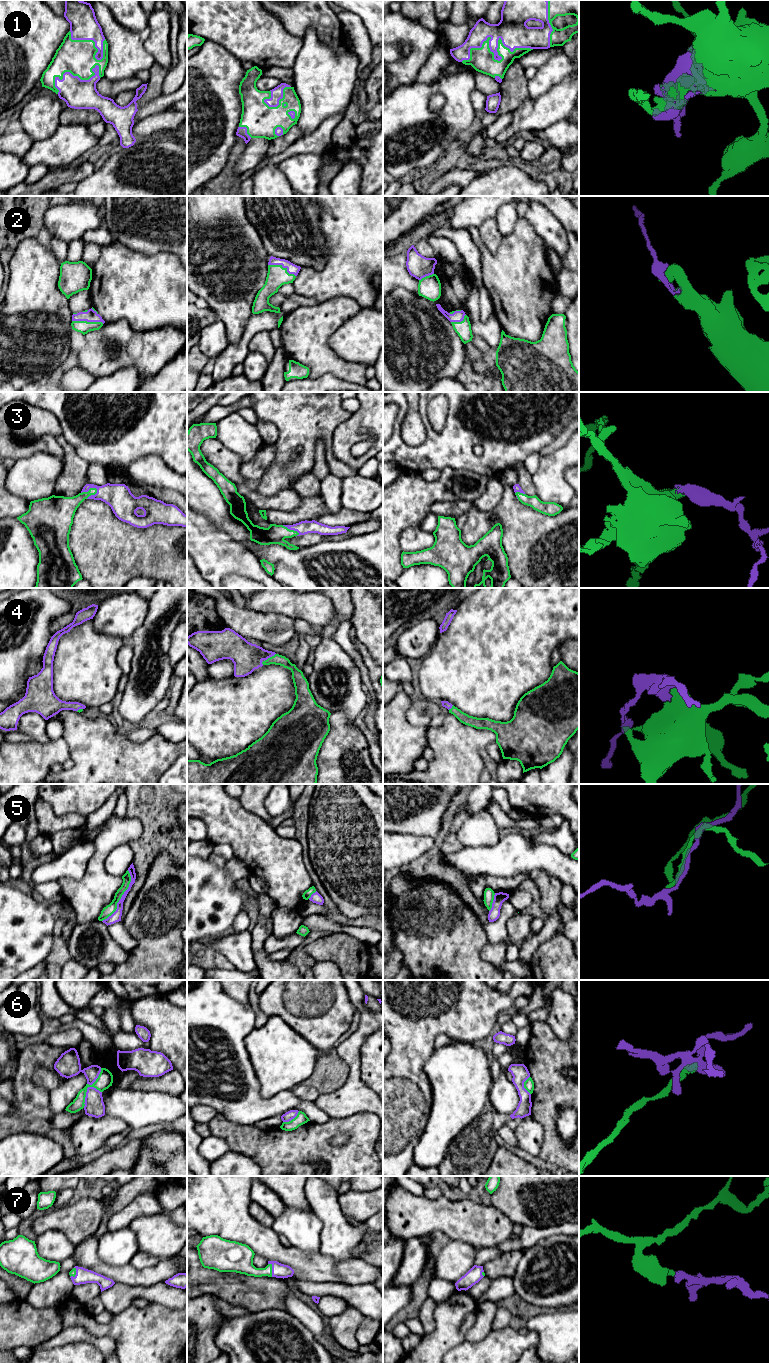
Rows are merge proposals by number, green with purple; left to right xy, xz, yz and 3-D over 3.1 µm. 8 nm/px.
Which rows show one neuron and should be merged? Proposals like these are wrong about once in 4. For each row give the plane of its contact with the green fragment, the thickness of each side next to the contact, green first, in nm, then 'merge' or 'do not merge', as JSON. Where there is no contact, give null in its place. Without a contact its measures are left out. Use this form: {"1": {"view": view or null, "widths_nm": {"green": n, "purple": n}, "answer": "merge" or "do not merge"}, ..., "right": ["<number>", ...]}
{"1": {"view": "yz", "widths_nm": {"green": 190, "purple": 220}, "answer": "merge"}, "2": {"view": "xz", "widths_nm": {"green": 160, "purple": 80}, "answer": "merge"}, "3": {"view": "xy", "widths_nm": {"green": 180, "purple": 200}, "answer": "merge"}, "4": {"view": "xz", "widths_nm": {"green": 90, "purple": 240}, "answer": "merge"}, "5": {"view": "xy", "widths_nm": {"green": 90, "purple": 80}, "answer": "do not merge"}, "6": {"view": "xy", "widths_nm": {"green": 130, "purple": 160}, "answer": "do not merge"}, "7": {"view": "xz", "widths_nm": {"green": 190, "purple": 120}, "answer": "merge"}, "right": ["1", "2", "3", "4", "7"]}

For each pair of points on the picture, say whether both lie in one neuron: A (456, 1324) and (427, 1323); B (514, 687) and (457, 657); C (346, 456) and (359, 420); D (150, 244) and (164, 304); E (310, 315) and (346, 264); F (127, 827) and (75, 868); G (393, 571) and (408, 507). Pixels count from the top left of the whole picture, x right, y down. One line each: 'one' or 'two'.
A: two
B: one
C: one
D: two
E: two
F: two
G: one

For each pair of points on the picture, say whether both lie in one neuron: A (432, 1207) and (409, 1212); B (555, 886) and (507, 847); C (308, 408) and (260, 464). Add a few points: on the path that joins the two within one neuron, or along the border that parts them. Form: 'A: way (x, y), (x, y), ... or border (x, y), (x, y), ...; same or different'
A: way (426, 1212), (415, 1212); same
B: border (529, 871), (544, 870), (558, 879); different
C: border (274, 444), (274, 459), (266, 469); different

